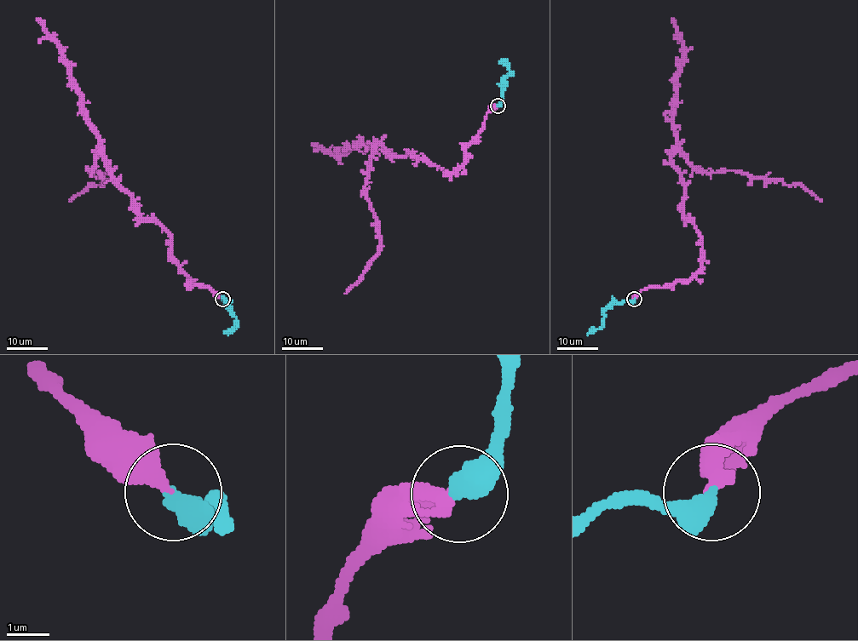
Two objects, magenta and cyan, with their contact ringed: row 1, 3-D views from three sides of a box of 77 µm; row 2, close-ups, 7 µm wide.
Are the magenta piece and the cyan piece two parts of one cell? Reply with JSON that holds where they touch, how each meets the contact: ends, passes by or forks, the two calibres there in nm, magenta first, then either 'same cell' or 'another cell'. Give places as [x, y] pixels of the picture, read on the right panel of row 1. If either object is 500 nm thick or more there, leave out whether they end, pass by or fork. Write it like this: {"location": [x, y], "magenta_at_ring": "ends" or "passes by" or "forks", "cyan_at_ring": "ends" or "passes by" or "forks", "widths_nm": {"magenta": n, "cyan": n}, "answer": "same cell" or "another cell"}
{"location": [634, 299], "widths_nm": {"magenta": 360, "cyan": 500}, "answer": "same cell"}

